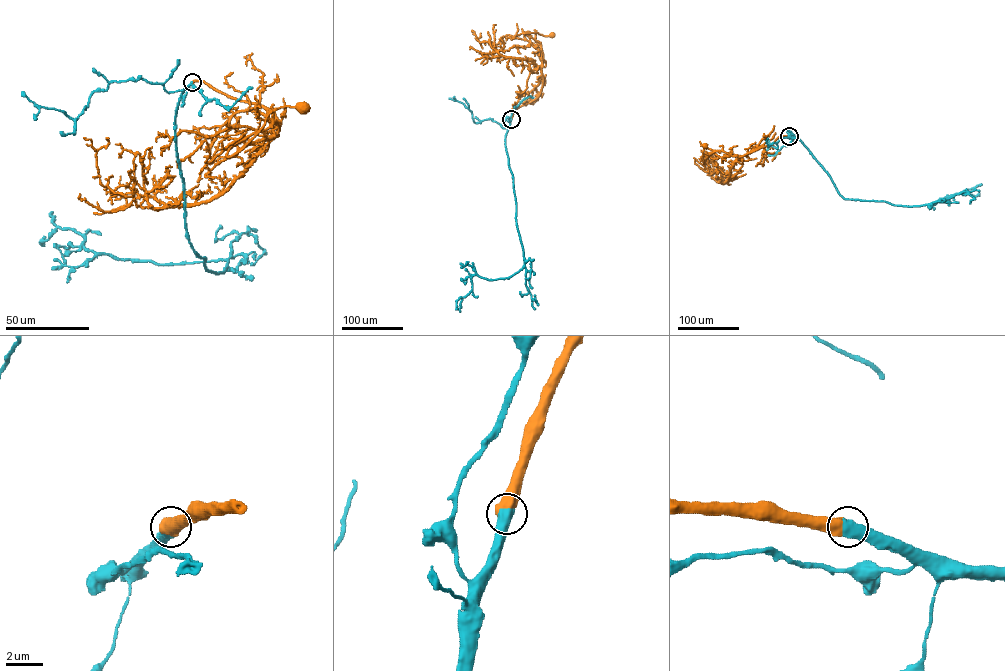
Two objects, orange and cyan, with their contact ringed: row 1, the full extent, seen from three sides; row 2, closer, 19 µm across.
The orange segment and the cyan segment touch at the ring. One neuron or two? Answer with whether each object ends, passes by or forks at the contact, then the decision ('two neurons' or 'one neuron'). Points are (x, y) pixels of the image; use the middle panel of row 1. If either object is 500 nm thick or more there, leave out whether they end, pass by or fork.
one neuron

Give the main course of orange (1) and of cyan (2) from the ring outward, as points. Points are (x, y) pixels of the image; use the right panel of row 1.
1: (789, 136), (780, 136), (772, 143), (738, 157), (715, 151), (703, 163), (705, 146)
2: (789, 136), (802, 142), (844, 198), (918, 206), (948, 203), (947, 197), (965, 190), (973, 195), (979, 192)

